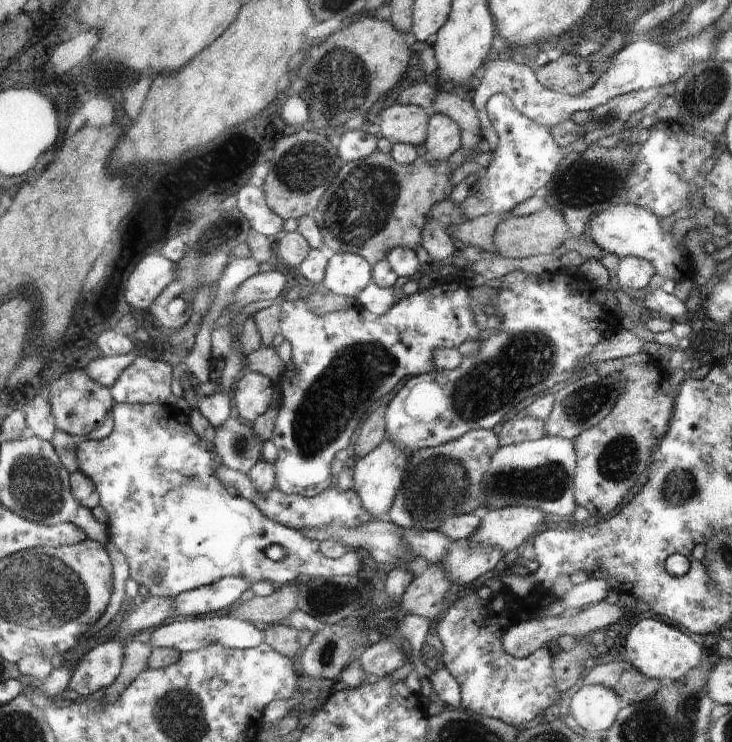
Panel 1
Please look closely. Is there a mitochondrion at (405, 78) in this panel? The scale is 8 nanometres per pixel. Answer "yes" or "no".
no

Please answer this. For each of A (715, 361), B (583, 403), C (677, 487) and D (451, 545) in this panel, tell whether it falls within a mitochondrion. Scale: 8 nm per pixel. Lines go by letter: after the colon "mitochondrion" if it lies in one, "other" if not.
A: other
B: mitochondrion
C: mitochondrion
D: other

